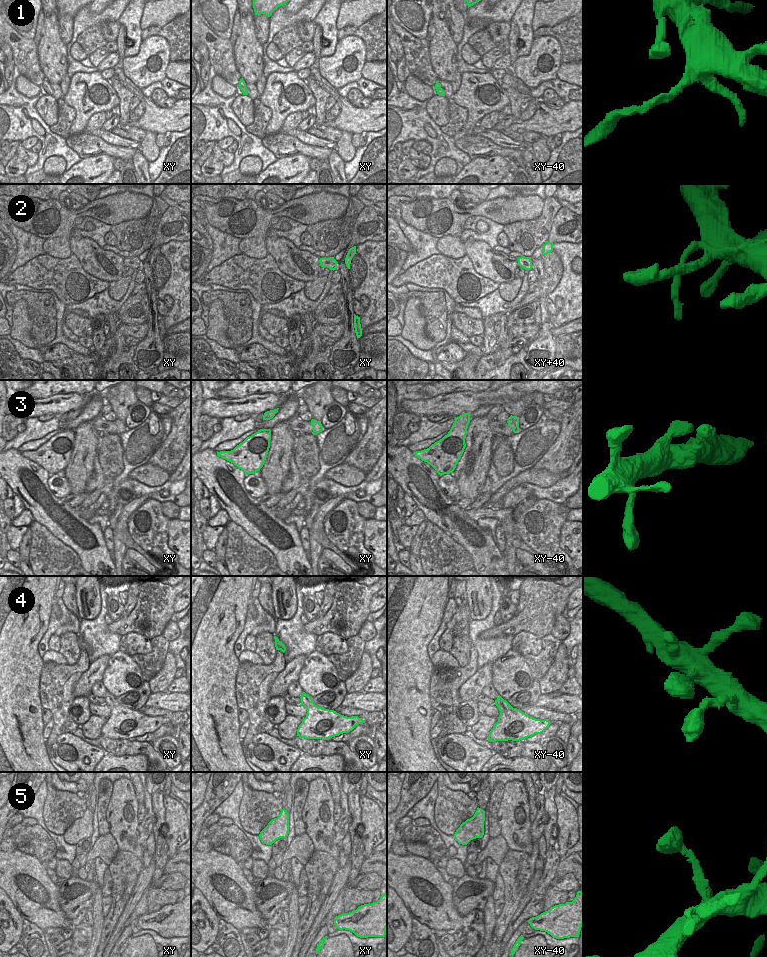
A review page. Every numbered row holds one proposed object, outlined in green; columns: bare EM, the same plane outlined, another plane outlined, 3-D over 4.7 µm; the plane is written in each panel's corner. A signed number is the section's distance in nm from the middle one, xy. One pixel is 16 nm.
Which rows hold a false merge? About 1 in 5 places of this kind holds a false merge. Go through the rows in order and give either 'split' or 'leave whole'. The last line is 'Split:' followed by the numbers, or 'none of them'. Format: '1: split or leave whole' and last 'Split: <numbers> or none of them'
1: split
2: leave whole
3: leave whole
4: leave whole
5: leave whole
Split: 1

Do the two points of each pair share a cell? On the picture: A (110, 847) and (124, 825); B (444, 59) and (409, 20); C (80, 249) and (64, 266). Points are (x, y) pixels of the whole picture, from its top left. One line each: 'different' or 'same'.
A: different
B: different
C: different

